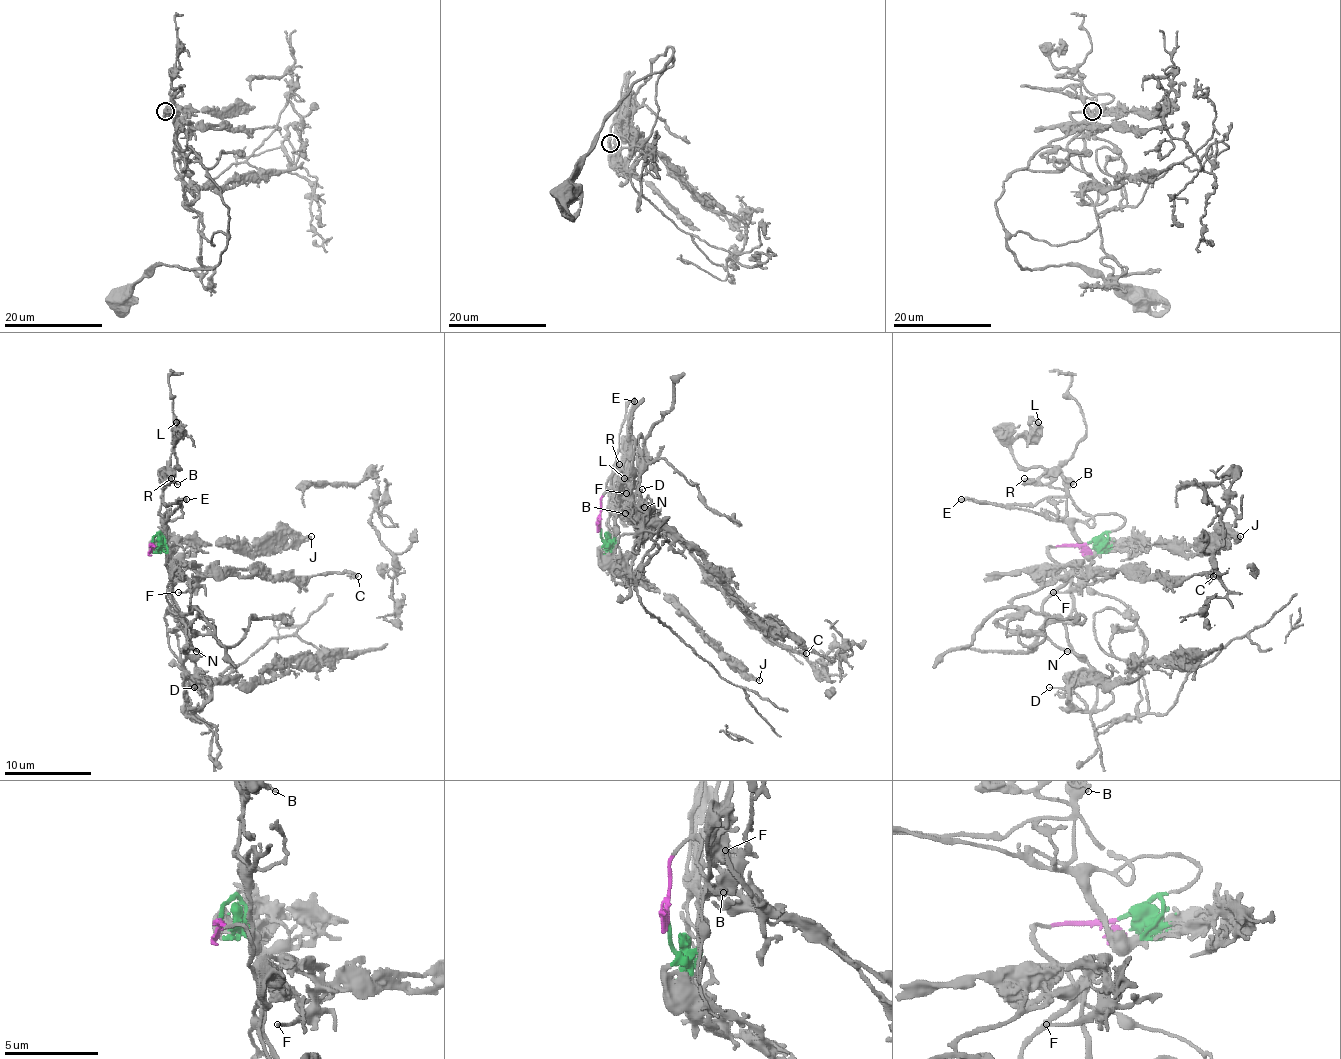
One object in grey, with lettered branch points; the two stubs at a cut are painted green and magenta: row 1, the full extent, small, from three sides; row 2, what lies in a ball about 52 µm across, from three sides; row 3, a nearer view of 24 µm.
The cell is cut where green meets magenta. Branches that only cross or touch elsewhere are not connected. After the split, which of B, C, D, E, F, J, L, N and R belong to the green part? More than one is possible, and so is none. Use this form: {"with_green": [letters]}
{"with_green": ["B", "E", "J", "L", "R"]}

